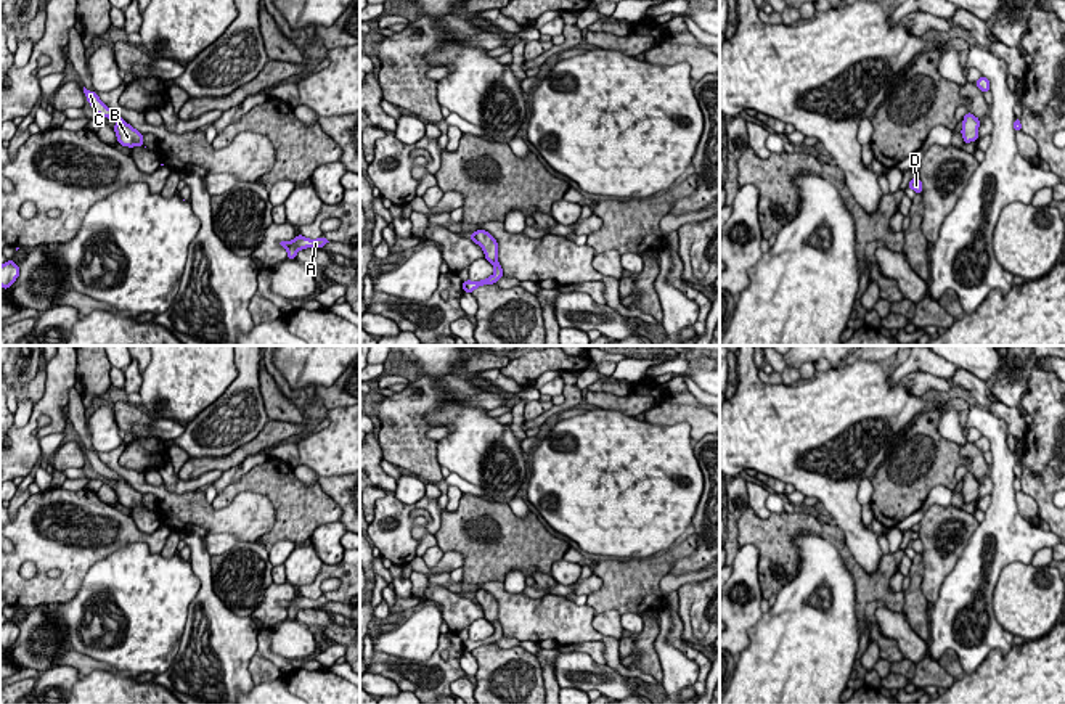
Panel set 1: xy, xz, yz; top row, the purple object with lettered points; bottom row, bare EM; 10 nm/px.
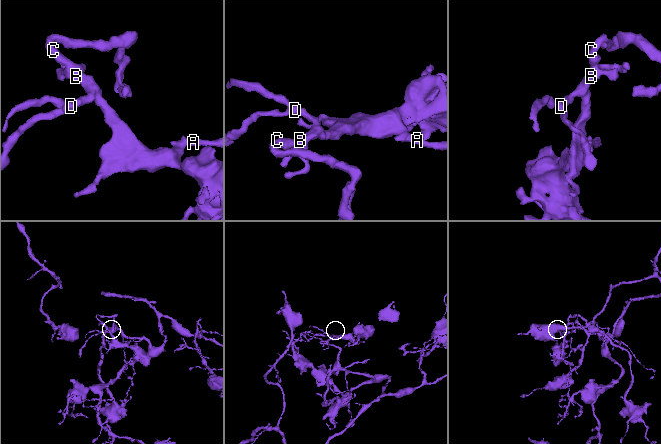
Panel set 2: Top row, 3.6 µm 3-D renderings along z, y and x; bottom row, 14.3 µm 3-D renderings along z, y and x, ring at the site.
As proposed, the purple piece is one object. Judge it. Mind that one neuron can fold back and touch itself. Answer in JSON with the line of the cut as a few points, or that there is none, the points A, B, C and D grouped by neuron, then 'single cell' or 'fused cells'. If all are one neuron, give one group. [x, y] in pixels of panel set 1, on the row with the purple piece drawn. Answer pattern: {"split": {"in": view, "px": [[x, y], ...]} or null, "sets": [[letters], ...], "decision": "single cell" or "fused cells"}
{"split": null, "sets": [["A", "B", "C", "D"]], "decision": "single cell"}

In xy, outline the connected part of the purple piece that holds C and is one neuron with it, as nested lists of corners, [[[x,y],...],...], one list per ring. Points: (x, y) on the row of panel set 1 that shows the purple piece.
[[[84,87],[84,93],[87,96],[87,101],[92,104],[93,111],[100,116],[104,116],[108,119],[116,121],[117,124],[112,127],[117,137],[117,141],[122,146],[145,146],[143,145],[143,133],[135,130],[132,125],[129,125],[117,113],[109,109],[95,92],[90,92]]]

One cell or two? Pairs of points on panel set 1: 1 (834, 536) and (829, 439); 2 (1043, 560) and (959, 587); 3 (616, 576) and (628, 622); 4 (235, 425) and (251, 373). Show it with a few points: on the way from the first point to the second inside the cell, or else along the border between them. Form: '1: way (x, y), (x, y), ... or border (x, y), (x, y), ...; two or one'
1: border (828, 519), (842, 532), (852, 556); two
2: border (1048, 547), (1036, 552), (1030, 563); two
3: border (638, 613), (622, 614); two
4: way (240, 412), (246, 386); one

